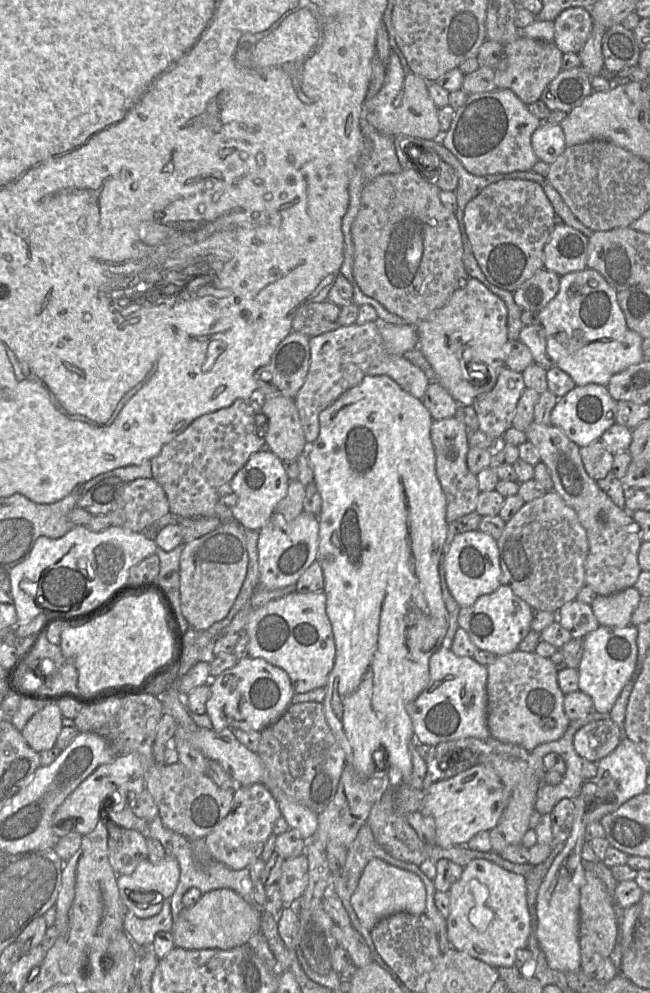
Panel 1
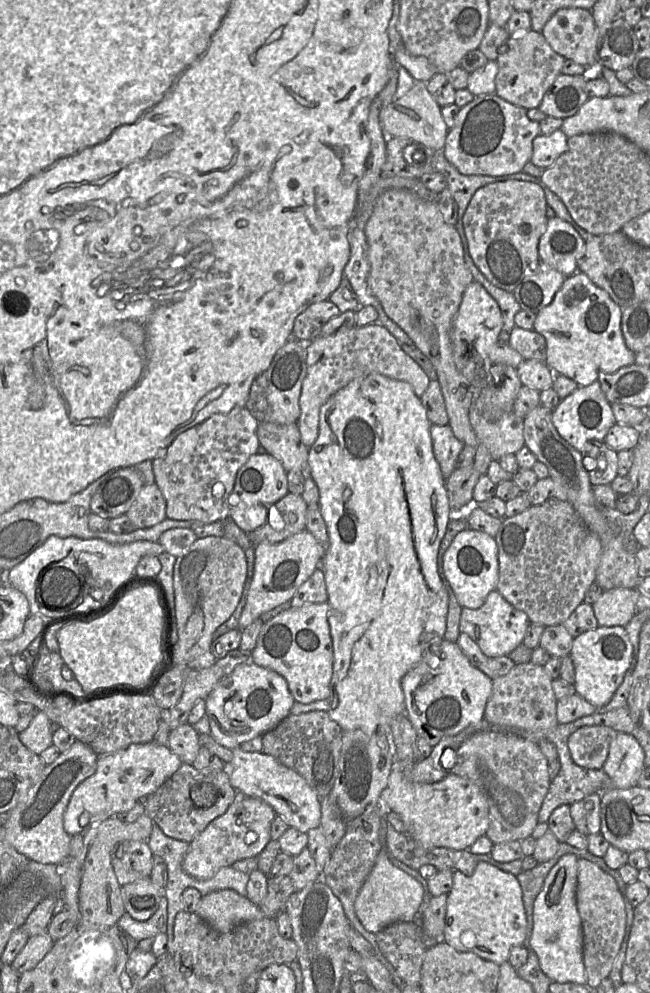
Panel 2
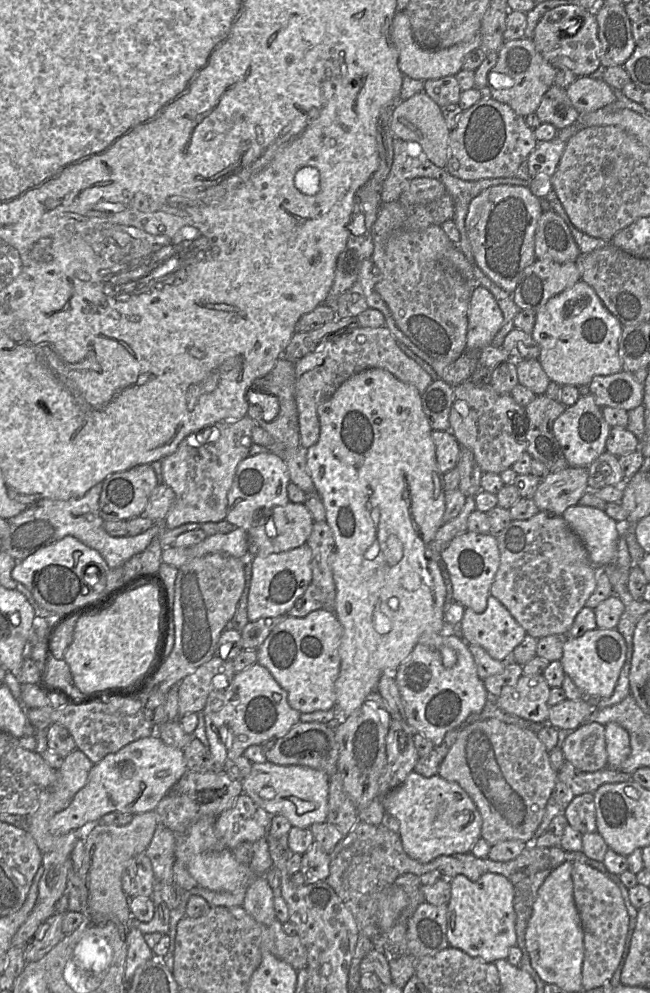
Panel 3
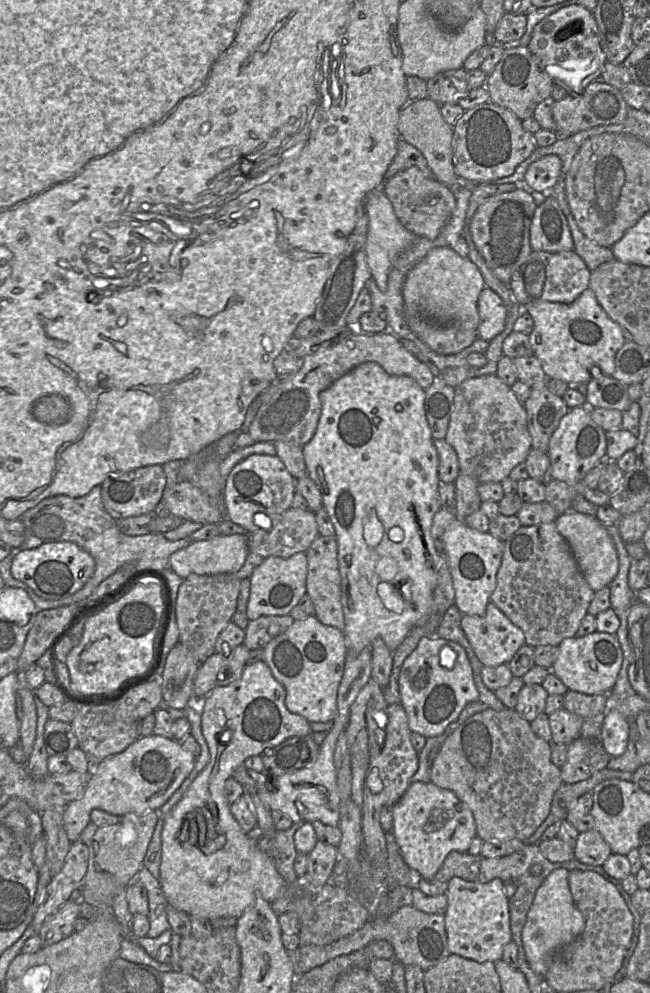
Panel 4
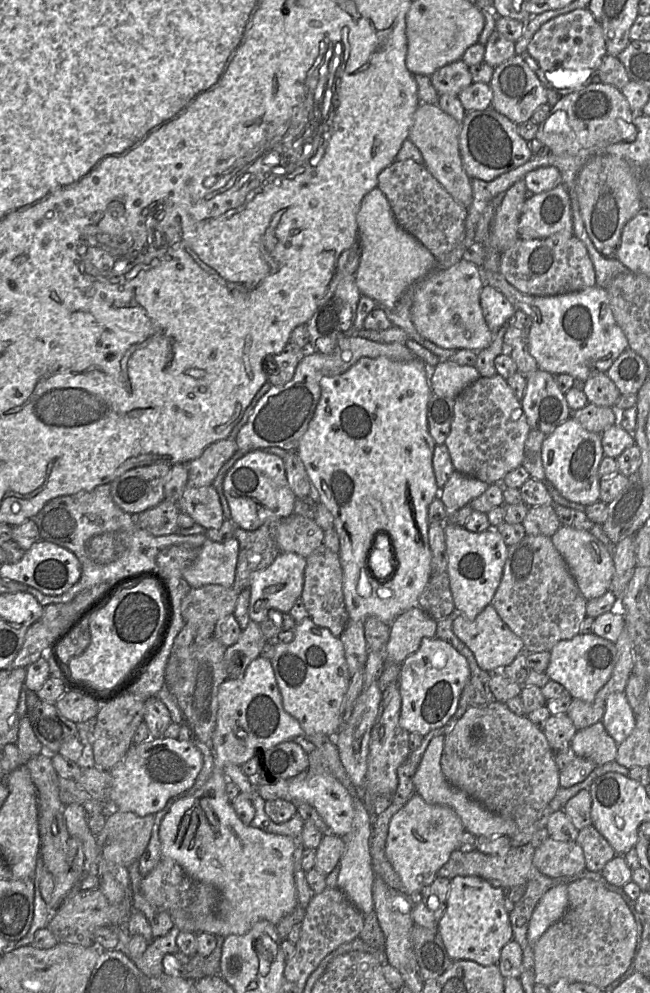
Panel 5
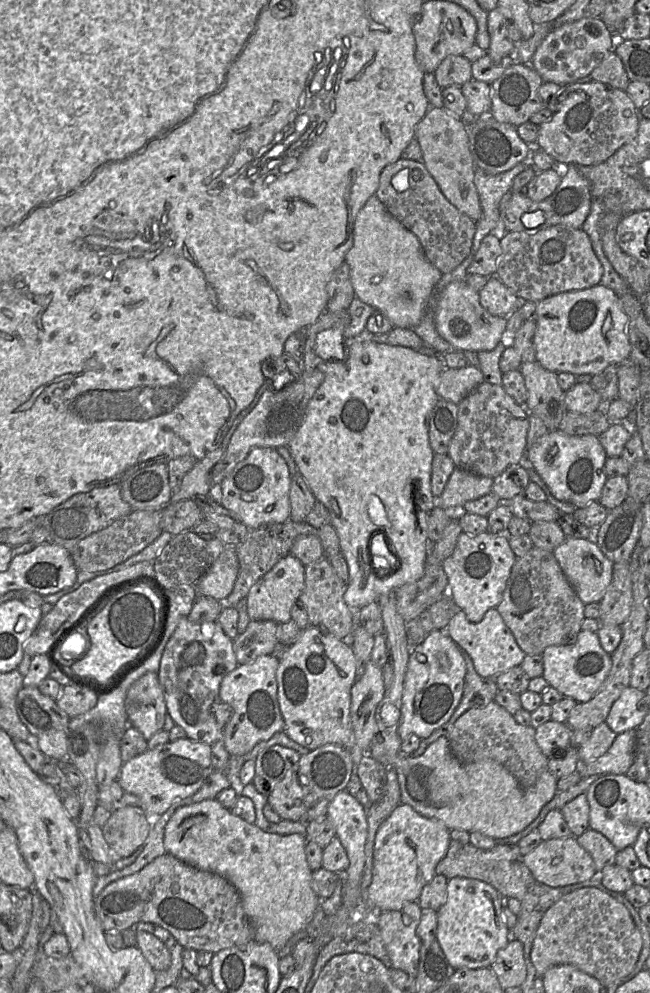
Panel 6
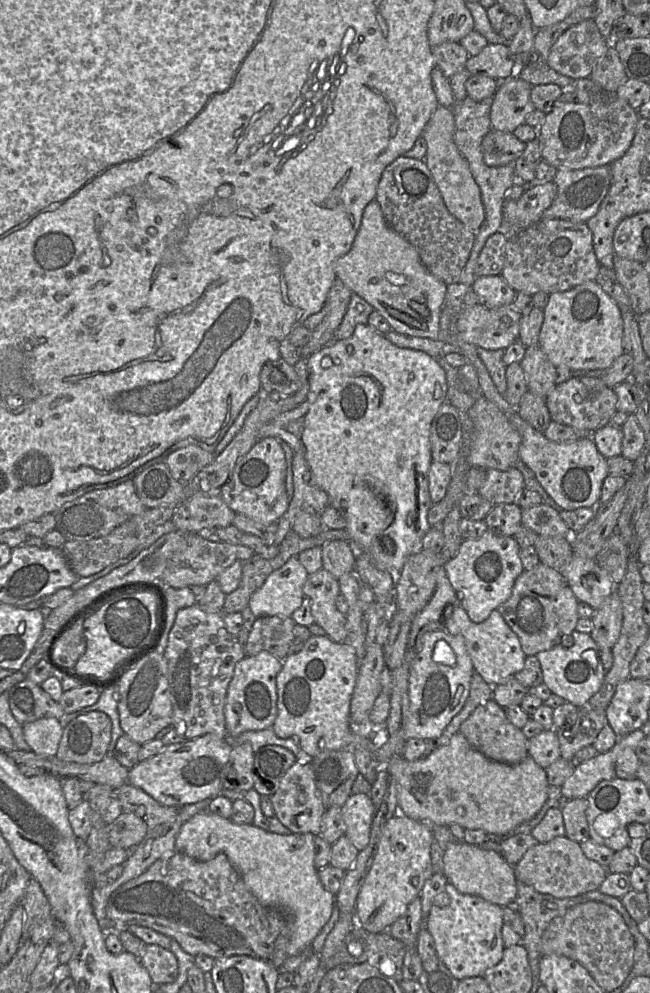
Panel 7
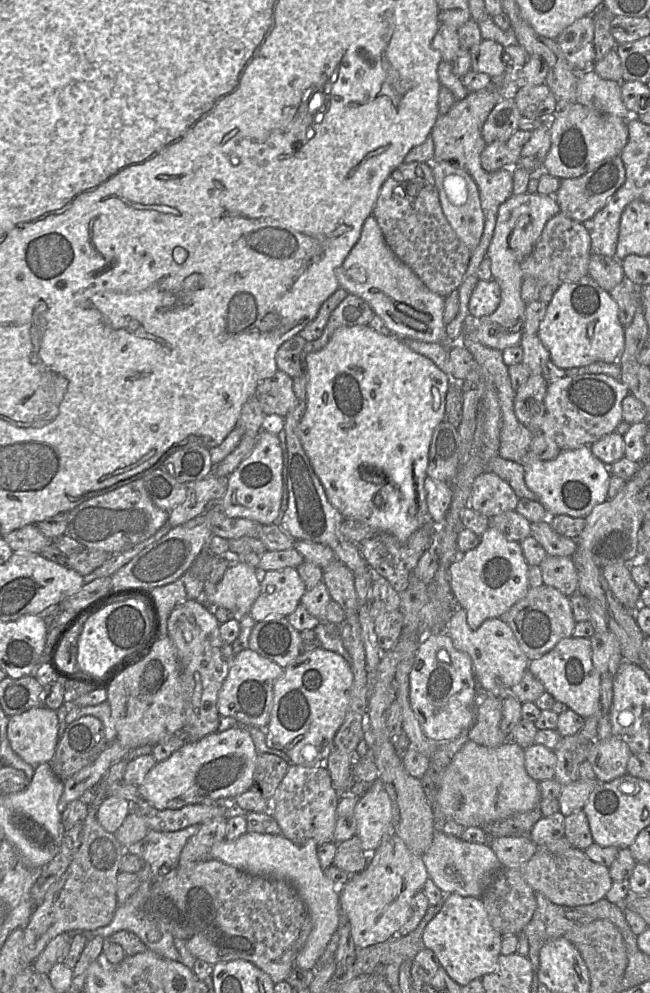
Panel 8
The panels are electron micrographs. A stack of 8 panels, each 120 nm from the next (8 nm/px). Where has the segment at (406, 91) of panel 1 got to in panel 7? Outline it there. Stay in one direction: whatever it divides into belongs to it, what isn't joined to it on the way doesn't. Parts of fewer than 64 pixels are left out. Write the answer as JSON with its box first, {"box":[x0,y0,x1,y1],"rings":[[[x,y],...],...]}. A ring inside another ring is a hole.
{"box":[422,105,485,236],"rings":[[[439,105],[422,132],[422,137],[427,143],[424,161],[450,214],[476,236],[485,220],[485,210],[480,189],[473,179],[469,165],[454,143],[454,131],[455,119],[452,108]]]}

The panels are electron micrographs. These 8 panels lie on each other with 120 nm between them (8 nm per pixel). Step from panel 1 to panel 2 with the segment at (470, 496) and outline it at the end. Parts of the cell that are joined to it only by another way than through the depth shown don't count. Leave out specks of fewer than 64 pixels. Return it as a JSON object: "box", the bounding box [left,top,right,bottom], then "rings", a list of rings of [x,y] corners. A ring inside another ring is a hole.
{"box":[431,425,464,480],"rings":[[[431,425],[433,452],[446,480],[456,469],[456,462],[464,445],[453,434],[449,425]]]}

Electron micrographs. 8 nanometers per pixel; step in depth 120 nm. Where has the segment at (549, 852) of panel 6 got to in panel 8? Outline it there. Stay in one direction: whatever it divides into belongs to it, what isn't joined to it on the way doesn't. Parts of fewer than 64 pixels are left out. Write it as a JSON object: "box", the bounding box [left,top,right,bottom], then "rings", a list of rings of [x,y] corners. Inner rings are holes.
{"box":[520,847,613,906],"rings":[[[576,847],[561,853],[550,853],[538,848],[536,853],[520,866],[520,870],[535,892],[542,893],[552,903],[562,906],[595,903],[605,898],[613,883],[608,867],[592,861],[583,850]]]}

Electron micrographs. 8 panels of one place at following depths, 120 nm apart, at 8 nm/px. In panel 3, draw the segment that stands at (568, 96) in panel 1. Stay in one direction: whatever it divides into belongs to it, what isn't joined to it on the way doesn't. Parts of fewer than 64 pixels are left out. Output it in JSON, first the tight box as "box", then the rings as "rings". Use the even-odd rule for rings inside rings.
{"box":[535,85,580,130],"rings":[[[557,85],[544,94],[535,113],[541,123],[552,124],[558,130],[574,124],[580,115],[572,105],[566,89]]]}

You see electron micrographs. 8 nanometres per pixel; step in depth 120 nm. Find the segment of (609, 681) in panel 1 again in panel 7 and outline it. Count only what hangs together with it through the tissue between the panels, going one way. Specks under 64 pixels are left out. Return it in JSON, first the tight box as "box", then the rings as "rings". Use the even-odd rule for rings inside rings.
{"box":[537,630,606,708],"rings":[[[574,630],[572,640],[537,653],[543,682],[556,694],[578,708],[584,706],[600,690],[606,671],[600,659],[600,650],[590,634]]]}

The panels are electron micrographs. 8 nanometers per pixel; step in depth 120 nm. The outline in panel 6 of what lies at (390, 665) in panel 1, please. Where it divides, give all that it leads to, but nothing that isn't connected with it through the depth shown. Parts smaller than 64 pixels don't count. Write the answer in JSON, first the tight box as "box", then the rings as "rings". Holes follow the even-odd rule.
{"box":[288,336,444,614],"rings":[[[363,336],[347,339],[347,345],[346,354],[342,360],[332,361],[321,358],[317,369],[323,372],[324,380],[311,398],[303,421],[288,444],[288,448],[295,461],[297,471],[305,479],[316,500],[322,503],[329,511],[331,525],[335,528],[339,538],[340,552],[348,565],[349,578],[343,598],[354,614],[354,611],[359,610],[367,604],[378,602],[381,596],[393,594],[398,588],[413,583],[424,575],[426,560],[429,554],[427,512],[438,501],[438,498],[432,494],[431,489],[432,461],[435,453],[429,442],[429,420],[431,411],[440,399],[437,394],[437,387],[444,369],[444,363],[442,361],[443,356],[428,356],[411,348],[377,343],[365,339]],[[376,537],[379,537],[379,540],[383,539],[394,554],[395,572],[393,571],[387,577],[380,577],[372,572],[372,559],[374,555],[371,554],[371,546],[373,538]]]}

